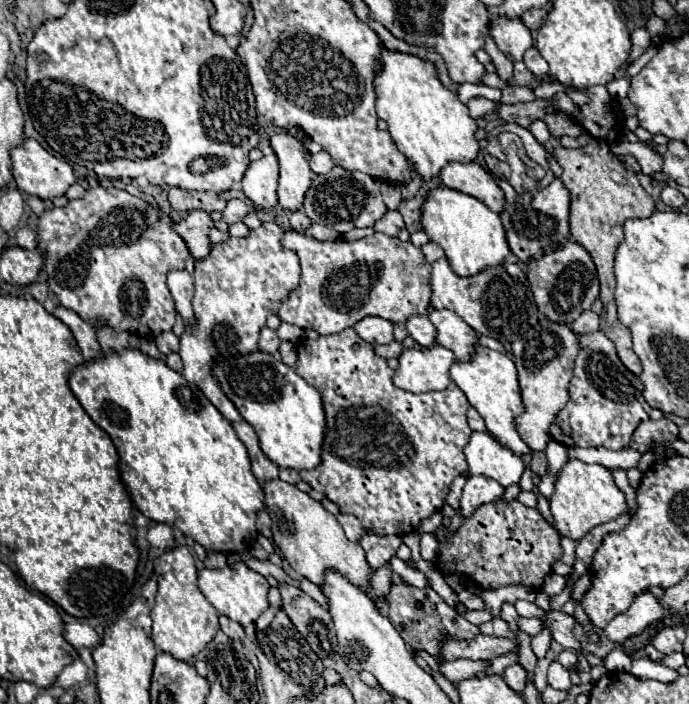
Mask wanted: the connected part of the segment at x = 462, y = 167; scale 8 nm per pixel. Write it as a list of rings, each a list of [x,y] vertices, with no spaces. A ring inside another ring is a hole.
[[[450,162],[442,170],[440,178],[446,188],[452,188],[452,190],[478,198],[492,212],[500,214],[504,210],[506,200],[504,200],[502,188],[494,182],[494,178],[478,162],[470,162],[470,164]]]

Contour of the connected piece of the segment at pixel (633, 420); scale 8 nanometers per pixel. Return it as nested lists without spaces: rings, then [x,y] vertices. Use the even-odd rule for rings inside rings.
[[[602,332],[580,336],[580,354],[570,384],[570,400],[550,426],[552,438],[564,446],[604,446],[608,450],[622,450],[628,446],[636,426],[642,420],[648,420],[650,406],[642,396],[644,384],[636,374],[624,368],[614,342]]]

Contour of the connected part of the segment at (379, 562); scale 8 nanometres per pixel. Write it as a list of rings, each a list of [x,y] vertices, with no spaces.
[[[366,534],[360,540],[360,546],[366,552],[366,562],[372,570],[378,570],[380,566],[388,564],[390,558],[396,554],[398,546],[402,544],[402,536],[376,536]]]

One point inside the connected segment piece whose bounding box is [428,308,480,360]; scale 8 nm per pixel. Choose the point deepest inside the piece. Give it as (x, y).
(453, 333)

